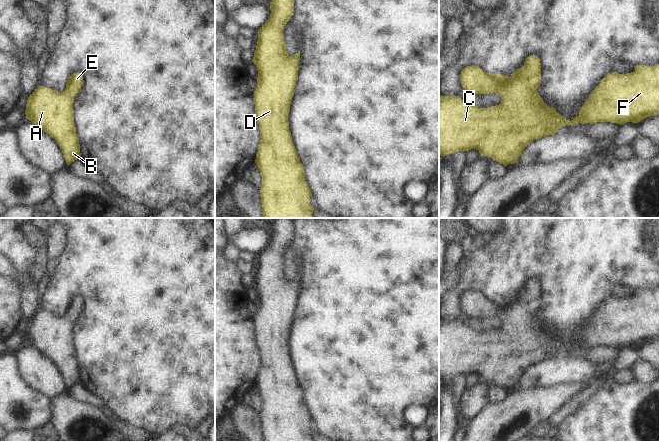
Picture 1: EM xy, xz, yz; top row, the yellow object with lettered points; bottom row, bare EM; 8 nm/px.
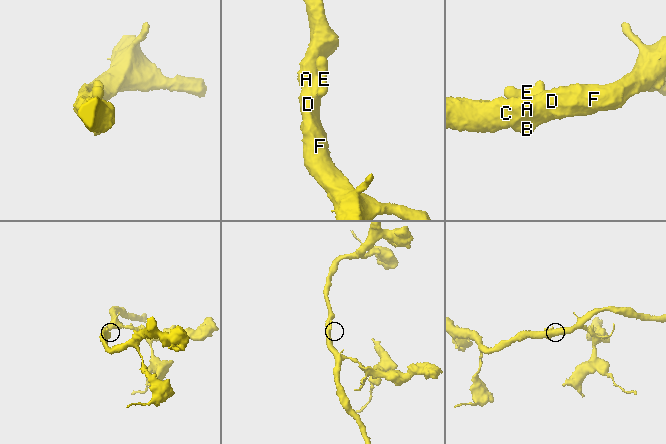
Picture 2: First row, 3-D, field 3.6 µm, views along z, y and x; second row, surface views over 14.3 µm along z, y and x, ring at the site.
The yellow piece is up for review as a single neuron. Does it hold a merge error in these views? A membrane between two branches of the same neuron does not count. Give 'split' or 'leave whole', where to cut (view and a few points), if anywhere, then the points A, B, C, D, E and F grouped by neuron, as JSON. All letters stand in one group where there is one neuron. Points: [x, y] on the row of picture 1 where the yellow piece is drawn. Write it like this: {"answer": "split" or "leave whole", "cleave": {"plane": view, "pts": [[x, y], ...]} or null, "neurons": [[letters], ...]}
{"answer": "leave whole", "cleave": null, "neurons": [["A", "B", "C", "D", "E", "F"]]}

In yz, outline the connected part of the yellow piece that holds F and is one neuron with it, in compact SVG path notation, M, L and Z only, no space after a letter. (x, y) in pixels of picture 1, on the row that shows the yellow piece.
M537 56L527 57L524 66L510 77L485 72L478 66L467 66L460 74L462 87L471 94L496 93L502 101L499 105L478 108L455 95L439 95L439 155L477 149L480 155L507 166L515 164L532 141L554 135L563 125L597 122L621 125L655 116L659 114L659 64L634 67L635 71L631 73L611 72L605 76L585 101L579 115L569 121L547 106L537 91L541 84L541 63Z

